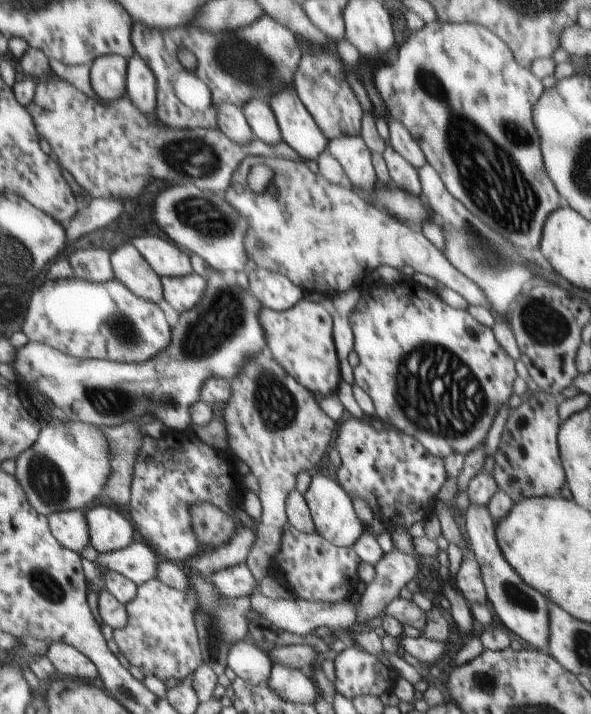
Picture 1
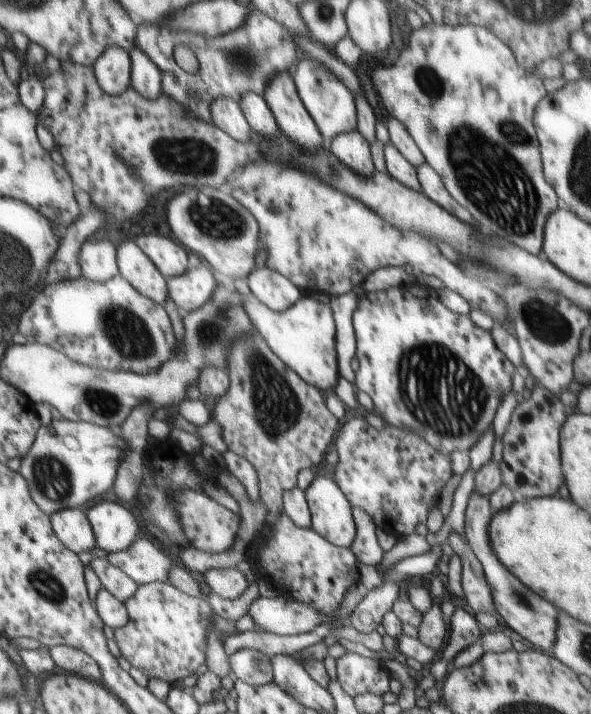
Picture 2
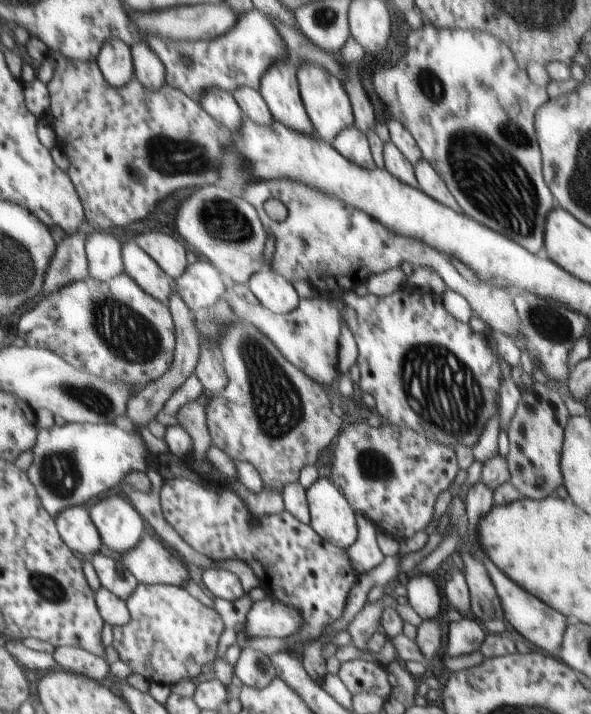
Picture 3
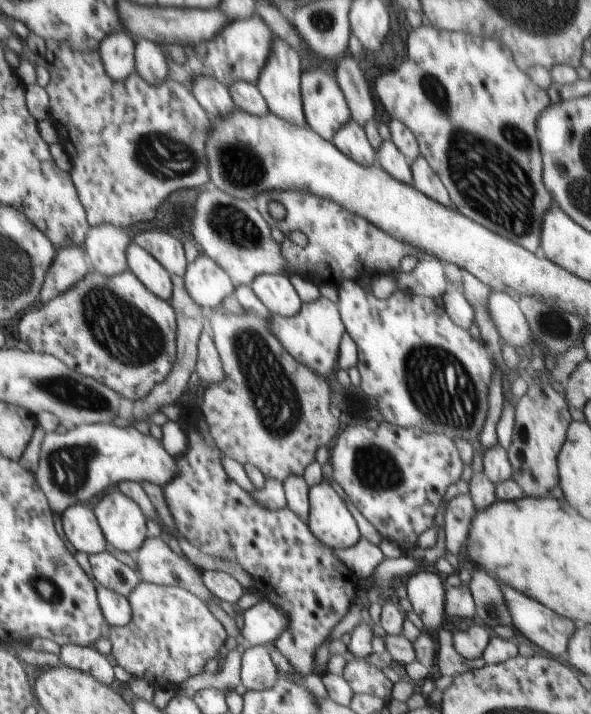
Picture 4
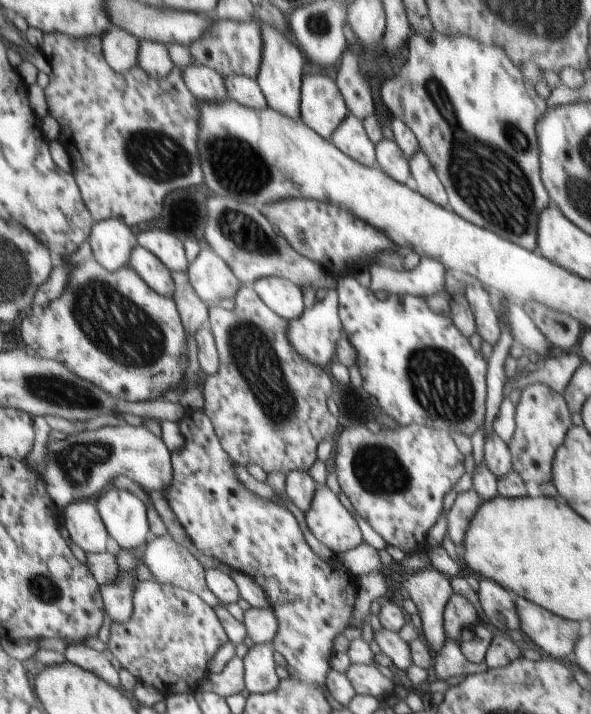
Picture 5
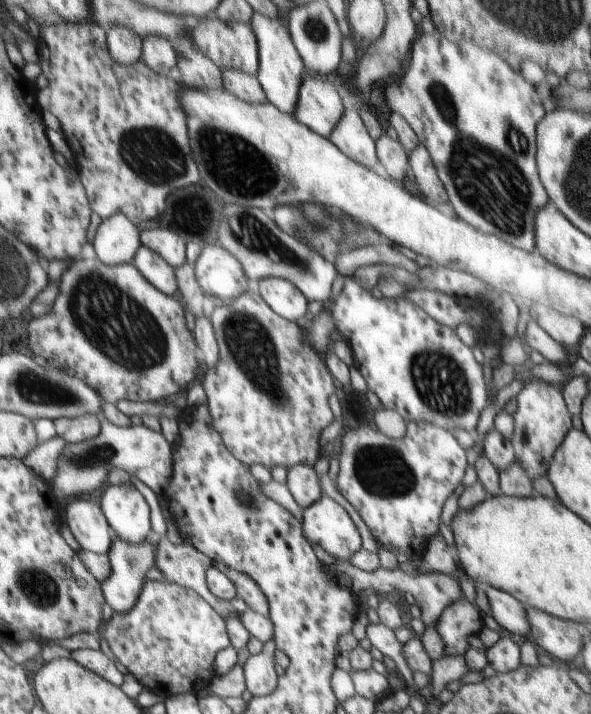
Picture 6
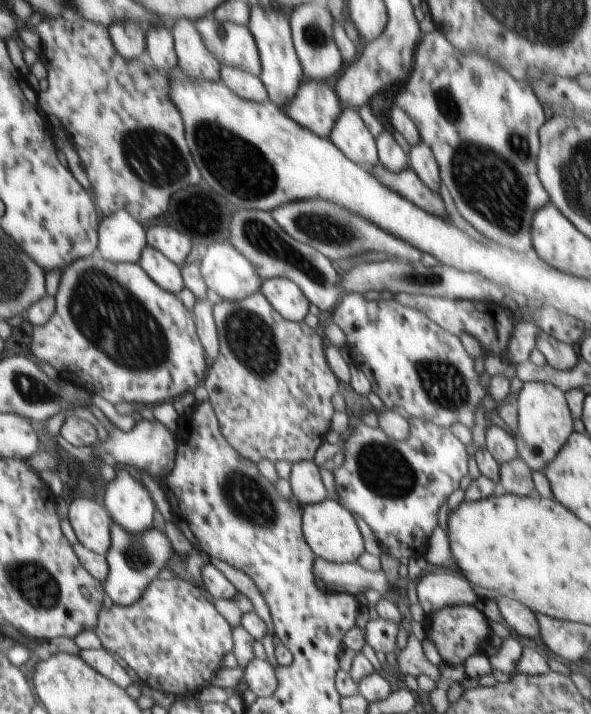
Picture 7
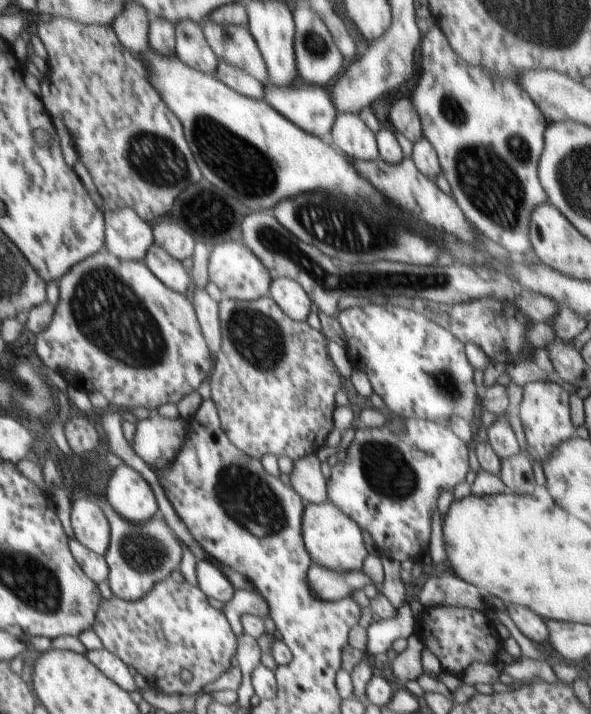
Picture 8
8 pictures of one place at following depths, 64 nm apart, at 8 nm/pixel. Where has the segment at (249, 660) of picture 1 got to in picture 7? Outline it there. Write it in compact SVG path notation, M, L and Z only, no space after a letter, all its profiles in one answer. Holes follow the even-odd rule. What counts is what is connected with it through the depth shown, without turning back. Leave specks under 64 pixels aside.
M254 658L245 671L248 686L258 697L274 696L280 686L280 671L274 668L268 660Z

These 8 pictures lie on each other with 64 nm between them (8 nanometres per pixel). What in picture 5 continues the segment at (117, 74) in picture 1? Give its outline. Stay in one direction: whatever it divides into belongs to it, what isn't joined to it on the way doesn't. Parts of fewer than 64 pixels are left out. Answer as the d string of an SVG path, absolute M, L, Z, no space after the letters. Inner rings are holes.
M112 27L104 36L102 51L108 60L108 64L126 75L132 68L138 67L140 63L141 40L134 34L121 27Z

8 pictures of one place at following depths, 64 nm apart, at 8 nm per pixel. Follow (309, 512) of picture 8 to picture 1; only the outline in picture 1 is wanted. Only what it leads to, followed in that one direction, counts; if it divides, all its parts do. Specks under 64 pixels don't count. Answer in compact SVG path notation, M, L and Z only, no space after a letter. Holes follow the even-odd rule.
M324 474L317 475L314 477L313 485L306 496L311 504L317 531L323 537L327 537L332 544L340 547L352 547L358 538L362 536L364 527L354 510L354 506L350 502L350 498L346 496L345 490L342 490L342 486L338 486L334 480L330 480Z

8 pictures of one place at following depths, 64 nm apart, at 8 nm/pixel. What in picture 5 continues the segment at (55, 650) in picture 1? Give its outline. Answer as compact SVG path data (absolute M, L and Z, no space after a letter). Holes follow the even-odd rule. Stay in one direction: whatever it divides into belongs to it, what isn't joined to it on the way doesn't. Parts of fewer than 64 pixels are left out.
M72 644L68 646L65 653L68 662L95 673L96 676L106 680L108 684L116 687L122 686L120 670L114 666L114 662L104 652L98 652L94 648L82 646L82 644Z

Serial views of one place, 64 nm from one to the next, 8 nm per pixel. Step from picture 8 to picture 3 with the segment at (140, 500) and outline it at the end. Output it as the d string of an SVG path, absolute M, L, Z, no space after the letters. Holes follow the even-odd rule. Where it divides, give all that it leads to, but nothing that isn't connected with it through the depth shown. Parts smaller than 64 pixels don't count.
M114 494L91 510L104 544L119 554L132 551L146 536L146 520L128 499Z

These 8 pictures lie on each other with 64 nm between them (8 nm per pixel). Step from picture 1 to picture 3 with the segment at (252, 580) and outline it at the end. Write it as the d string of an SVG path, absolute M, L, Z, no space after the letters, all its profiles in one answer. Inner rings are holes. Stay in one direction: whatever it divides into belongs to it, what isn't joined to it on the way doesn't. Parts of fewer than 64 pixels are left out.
M208 569L204 571L203 581L216 596L234 602L244 598L246 590L242 580L234 572L224 569Z

